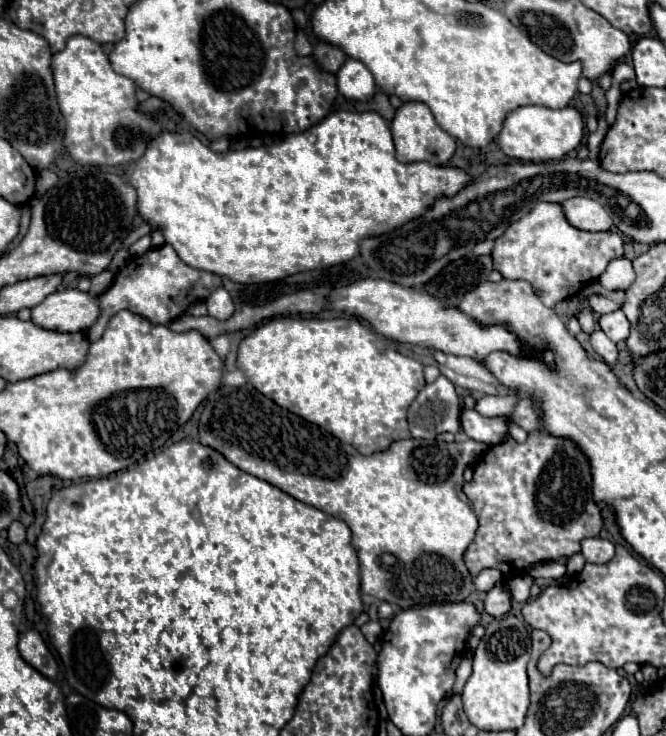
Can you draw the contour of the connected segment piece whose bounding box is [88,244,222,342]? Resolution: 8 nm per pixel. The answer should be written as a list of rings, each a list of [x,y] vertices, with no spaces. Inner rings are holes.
[[[166,244],[162,248],[154,248],[144,256],[132,258],[128,262],[128,266],[124,268],[124,272],[120,270],[116,274],[114,284],[104,294],[98,296],[100,316],[88,328],[88,340],[96,342],[104,334],[108,320],[120,310],[130,310],[130,312],[146,318],[150,324],[170,324],[174,318],[184,314],[184,308],[188,308],[190,304],[194,304],[198,300],[208,298],[208,294],[212,294],[212,290],[216,290],[220,286],[222,286],[222,282],[216,274],[184,264],[172,246]]]

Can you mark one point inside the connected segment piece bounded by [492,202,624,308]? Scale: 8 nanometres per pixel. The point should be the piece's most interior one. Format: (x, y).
(544, 249)

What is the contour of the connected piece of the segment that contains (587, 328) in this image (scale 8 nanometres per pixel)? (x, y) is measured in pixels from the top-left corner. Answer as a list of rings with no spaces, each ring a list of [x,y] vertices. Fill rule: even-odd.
[[[582,310],[582,312],[578,312],[578,322],[580,322],[582,330],[584,330],[584,332],[588,332],[588,334],[594,330],[594,324],[596,324],[594,314],[592,314],[590,310]]]

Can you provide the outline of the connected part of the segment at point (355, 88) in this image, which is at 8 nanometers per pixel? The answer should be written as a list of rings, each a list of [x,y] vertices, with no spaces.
[[[348,58],[336,74],[336,80],[338,92],[348,100],[370,100],[376,94],[376,84],[370,70],[358,60]]]

